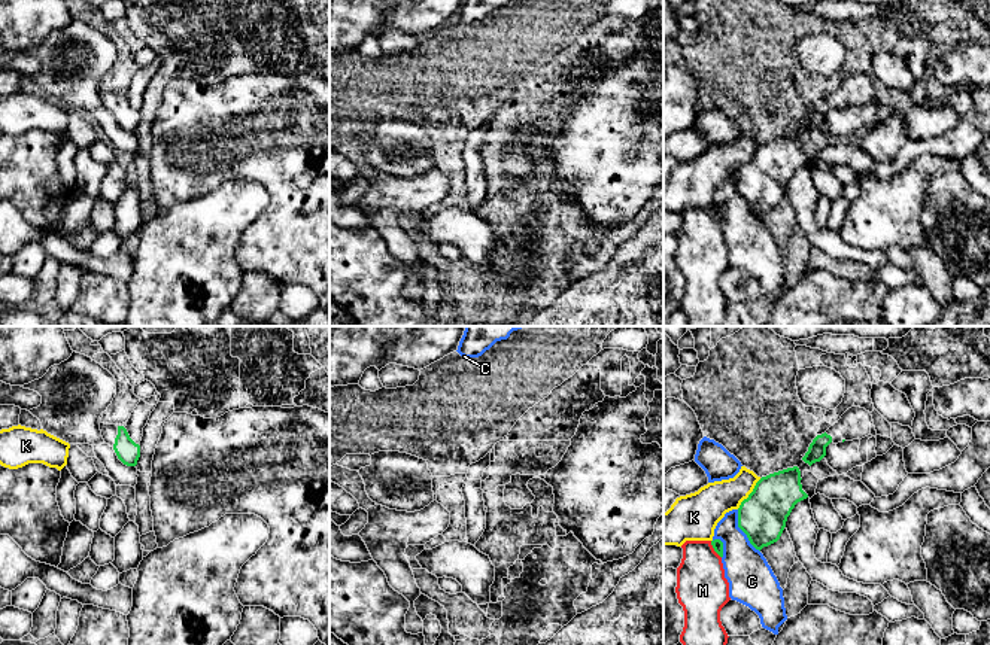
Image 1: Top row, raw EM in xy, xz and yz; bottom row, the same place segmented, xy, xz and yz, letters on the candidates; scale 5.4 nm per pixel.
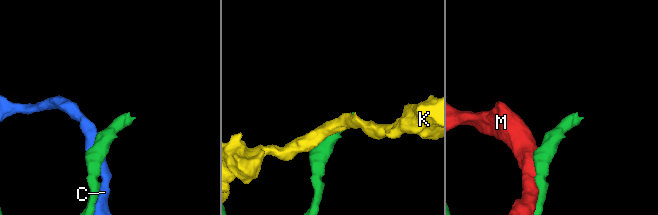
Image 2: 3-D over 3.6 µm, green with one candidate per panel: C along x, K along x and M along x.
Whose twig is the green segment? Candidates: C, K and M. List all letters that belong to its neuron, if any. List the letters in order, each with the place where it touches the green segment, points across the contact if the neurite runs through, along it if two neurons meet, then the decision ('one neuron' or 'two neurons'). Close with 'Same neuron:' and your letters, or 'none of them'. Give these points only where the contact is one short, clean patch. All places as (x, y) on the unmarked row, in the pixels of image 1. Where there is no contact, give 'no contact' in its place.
C: yz (741, 195) | two neurons
K: yz (750, 160) | two neurons
M: yz (714, 216) | two neurons
Same neuron: none of them

